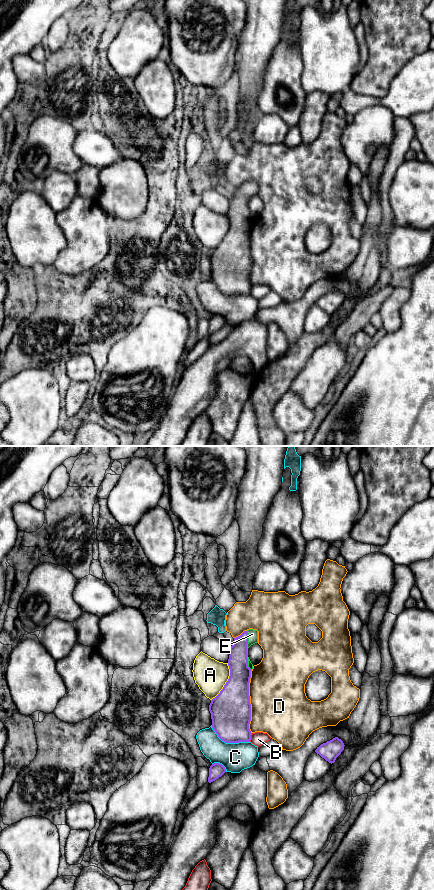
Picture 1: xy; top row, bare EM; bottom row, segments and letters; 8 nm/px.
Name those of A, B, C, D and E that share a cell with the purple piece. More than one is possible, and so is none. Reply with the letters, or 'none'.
E

